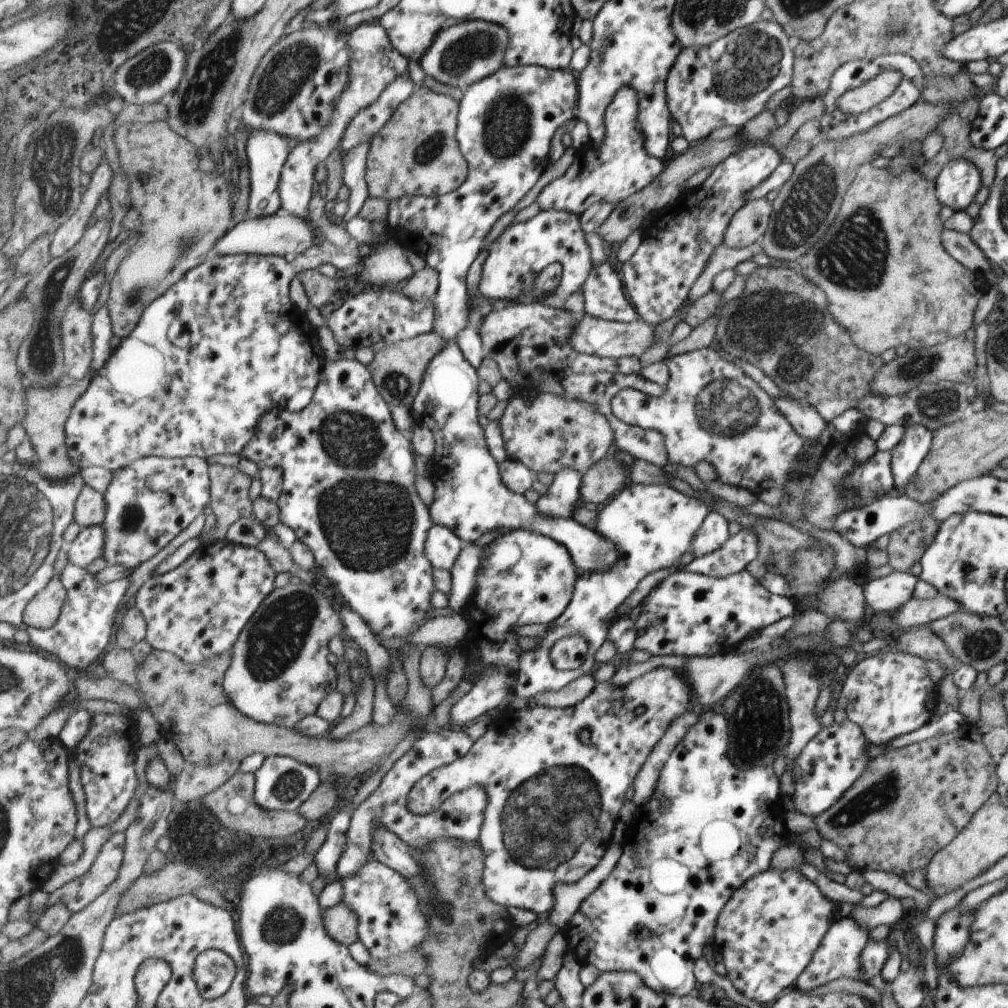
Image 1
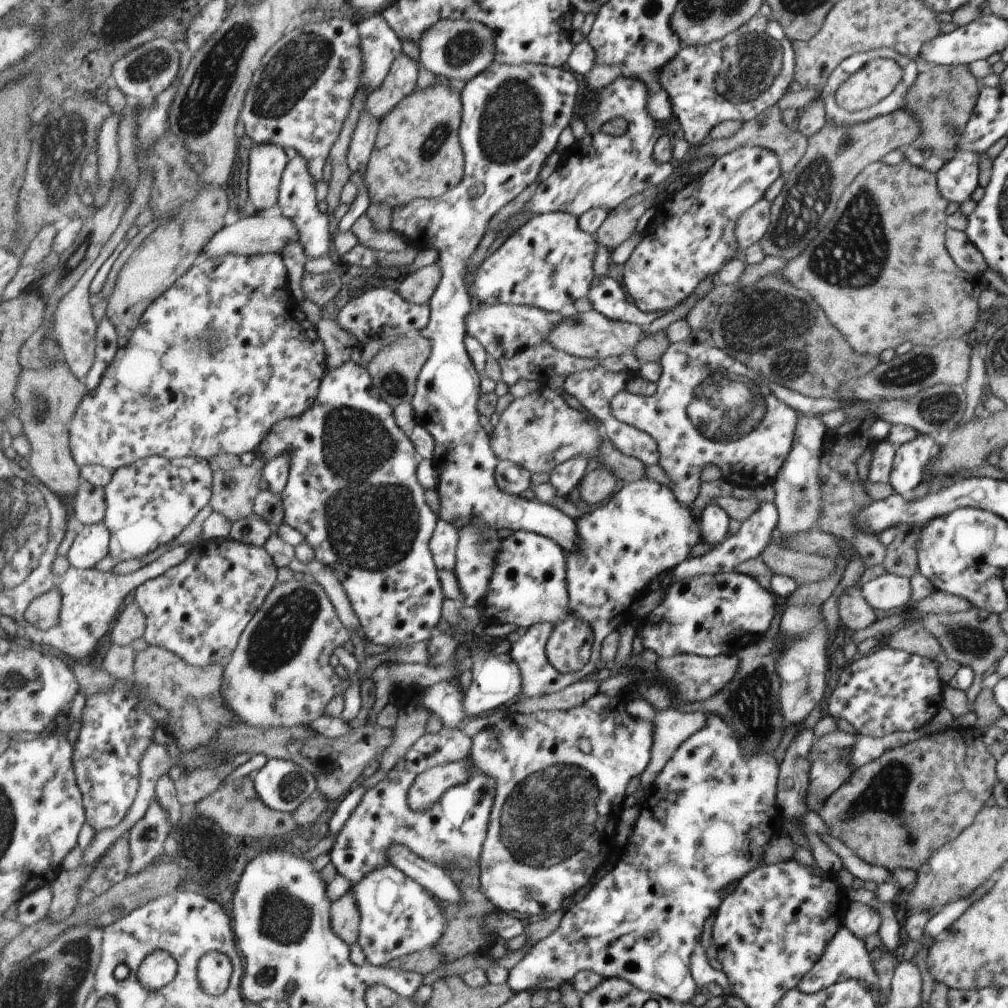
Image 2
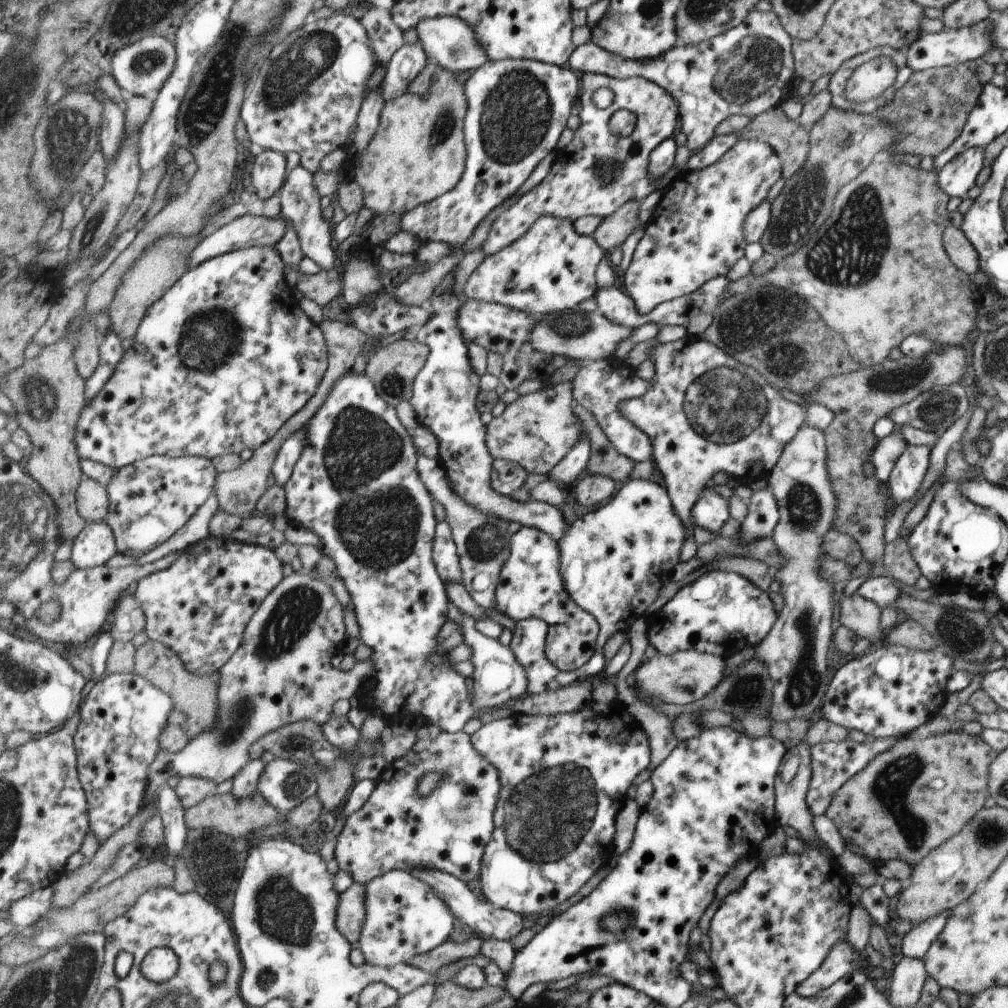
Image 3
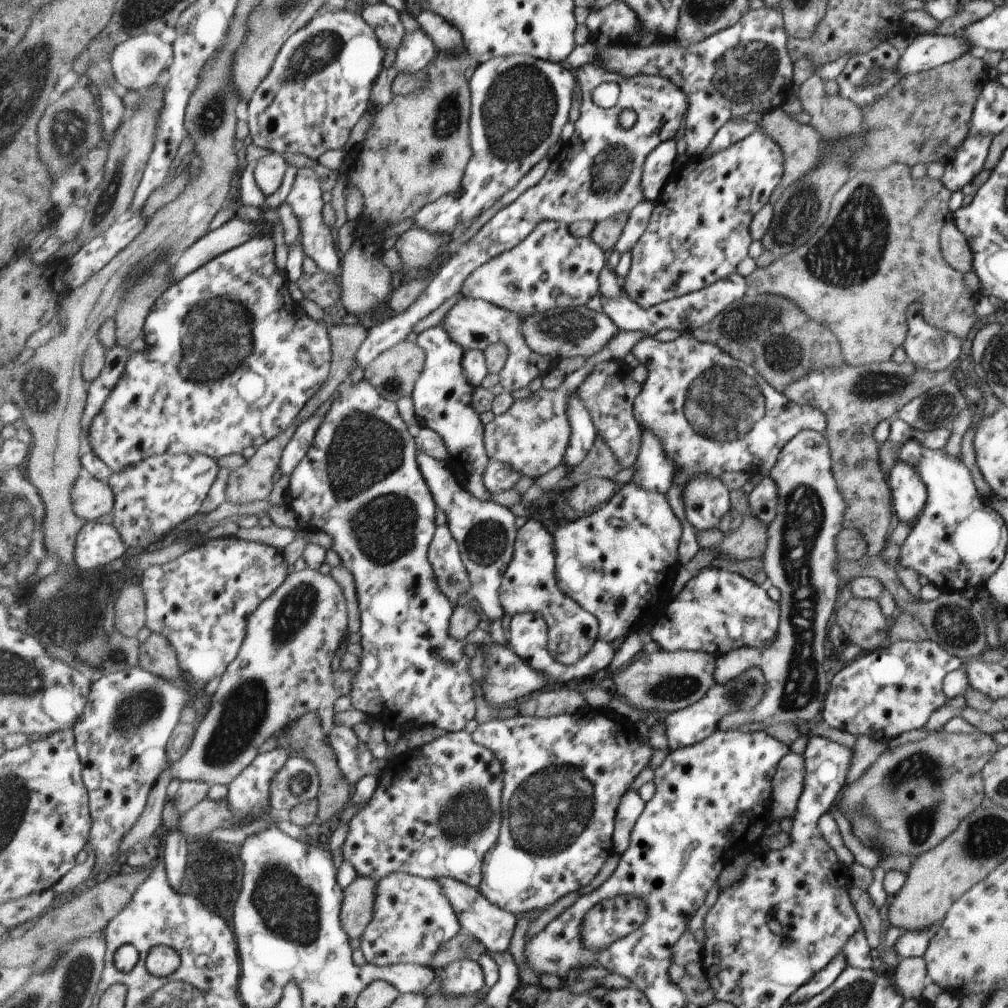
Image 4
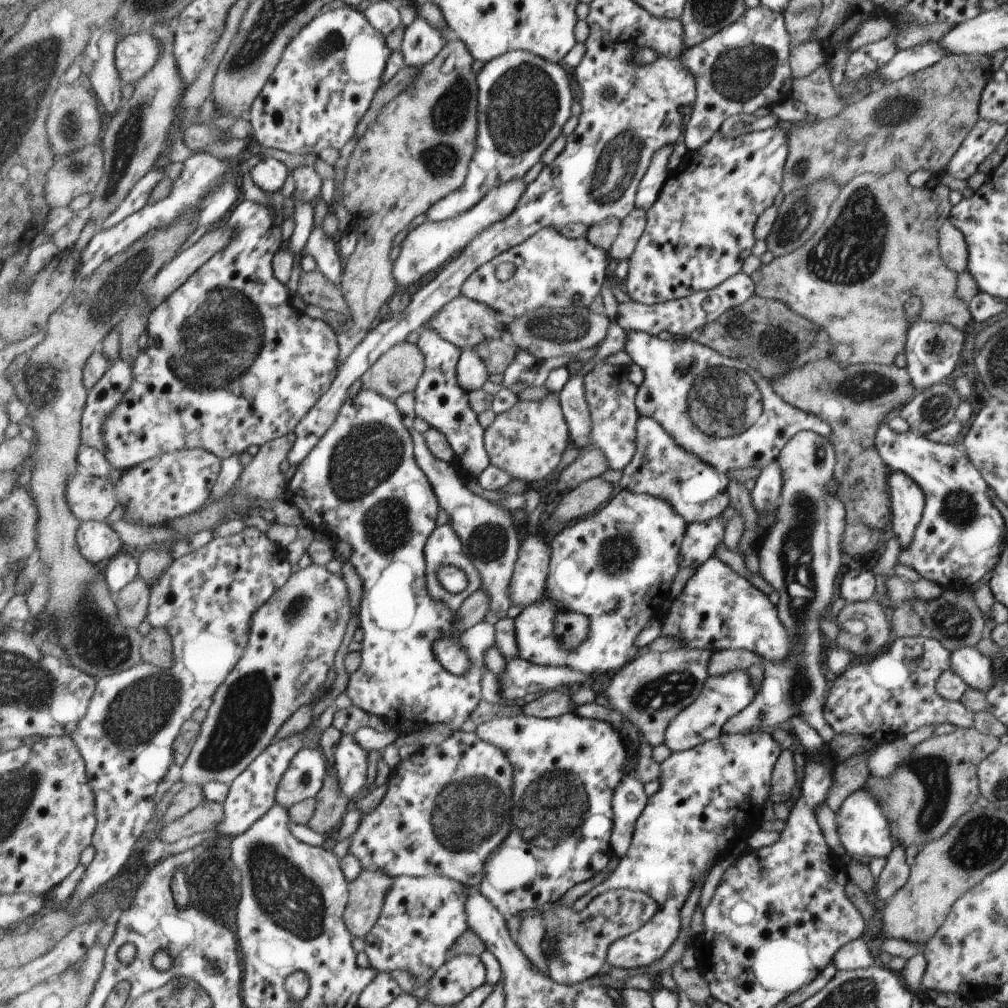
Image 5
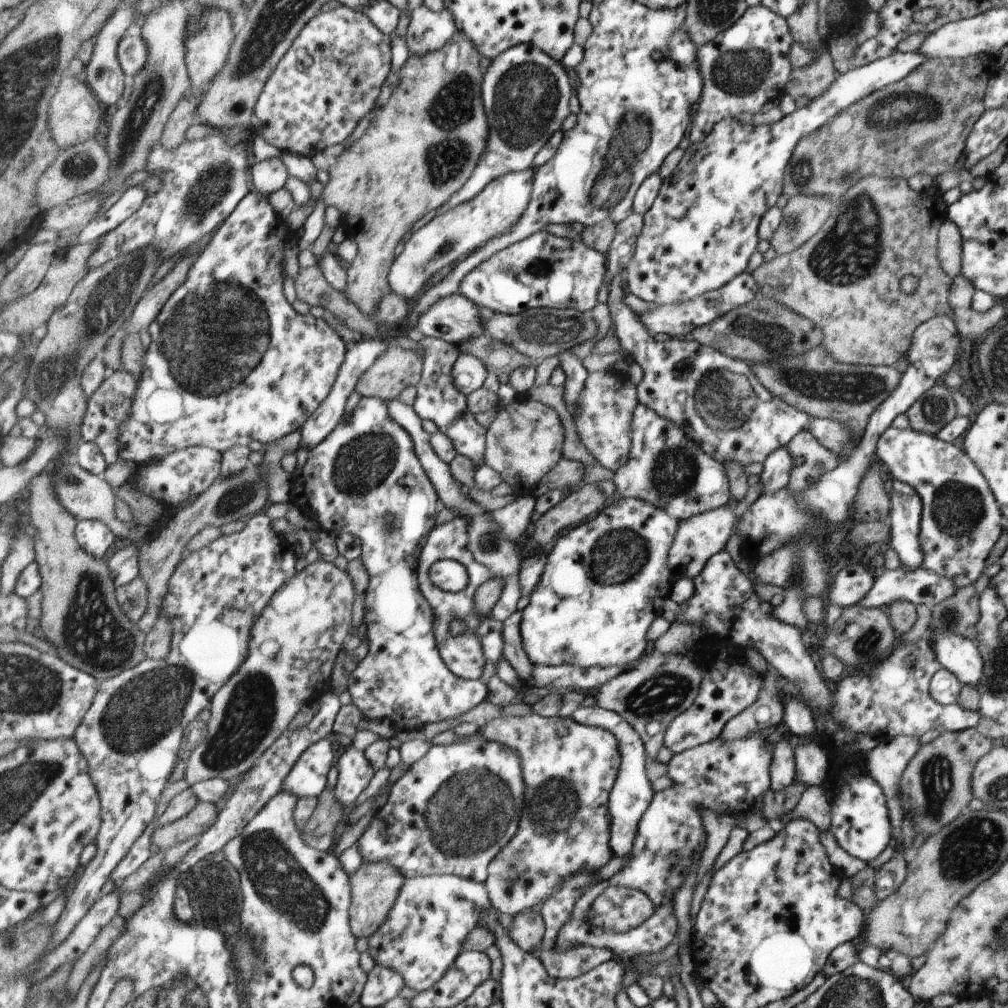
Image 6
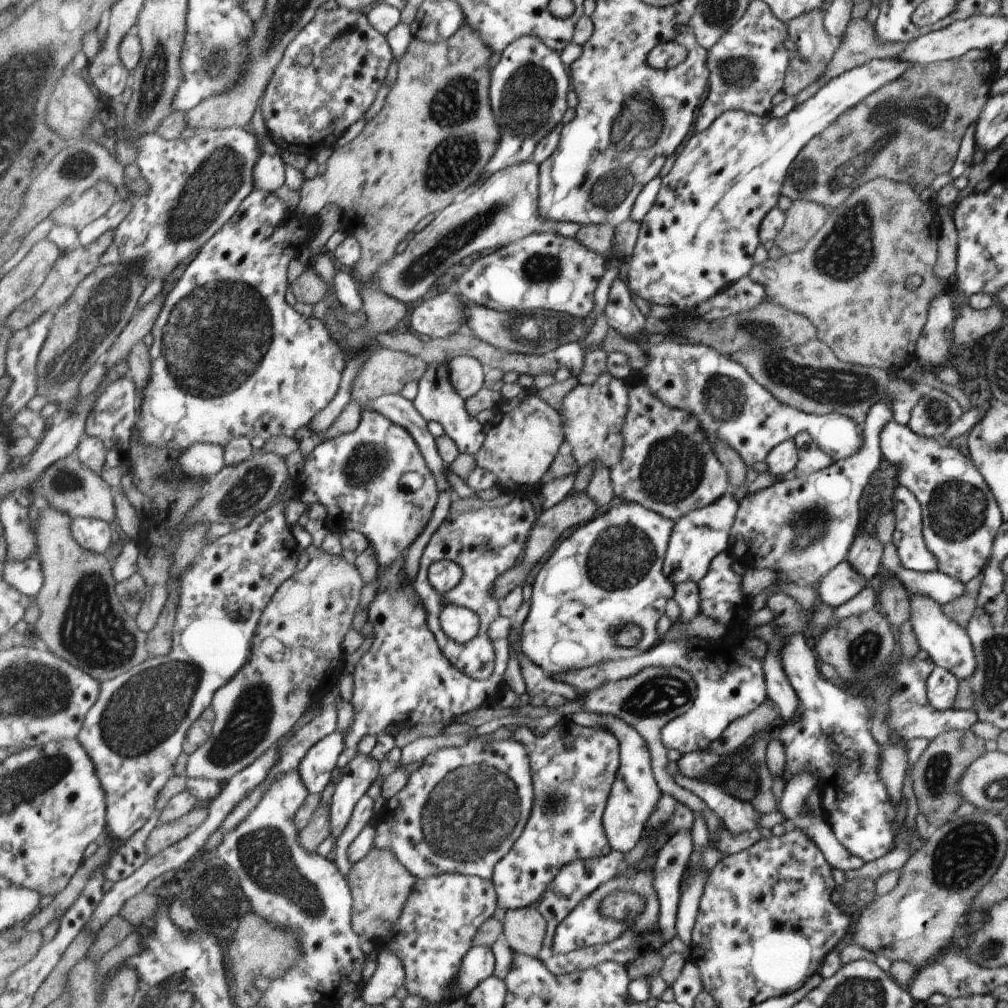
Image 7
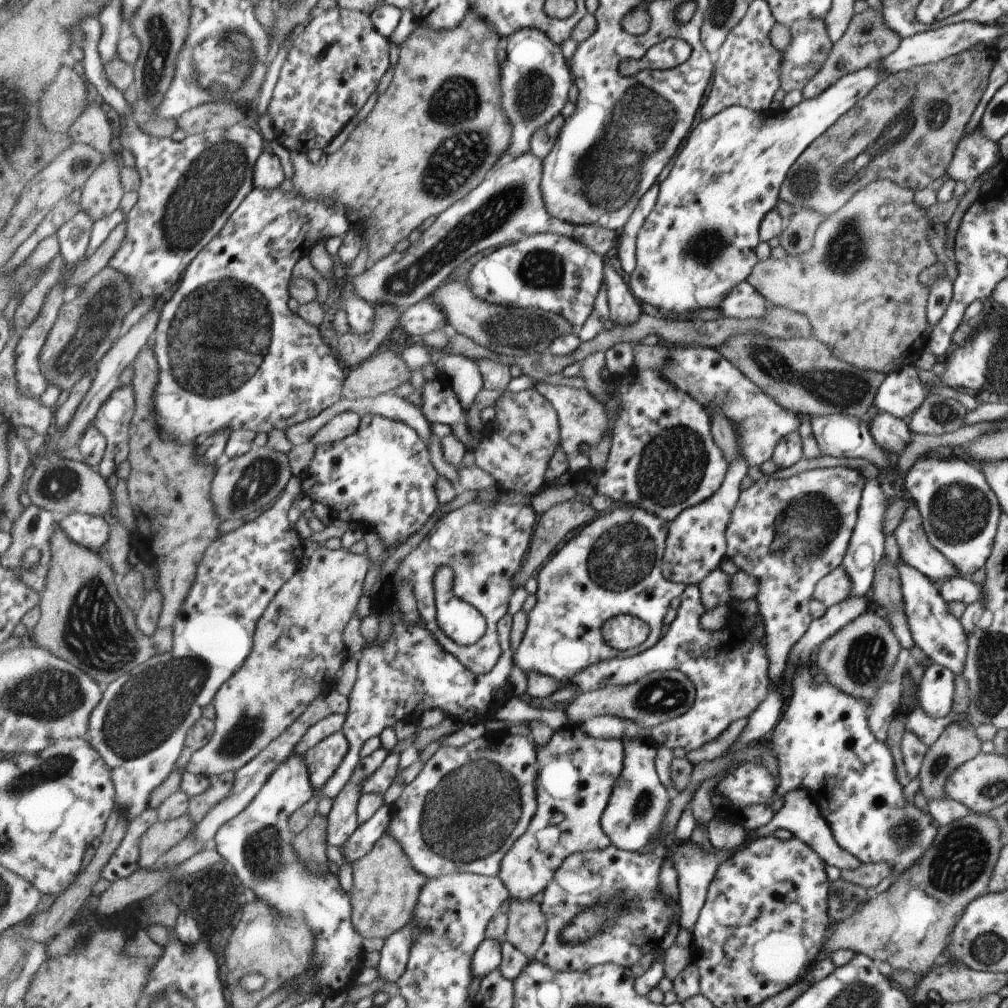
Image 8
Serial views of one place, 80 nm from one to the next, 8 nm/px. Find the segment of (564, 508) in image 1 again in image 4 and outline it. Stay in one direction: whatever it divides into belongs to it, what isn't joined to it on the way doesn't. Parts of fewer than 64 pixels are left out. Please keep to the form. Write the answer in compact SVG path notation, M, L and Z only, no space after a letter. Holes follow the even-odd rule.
M577 394L569 401L568 417L572 426L572 439L564 458L564 464L568 467L567 473L587 458L599 436L591 413Z

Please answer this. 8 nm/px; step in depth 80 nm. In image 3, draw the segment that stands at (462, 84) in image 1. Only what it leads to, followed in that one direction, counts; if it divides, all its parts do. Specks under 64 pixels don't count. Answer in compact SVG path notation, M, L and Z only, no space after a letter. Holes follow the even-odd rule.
M435 17L423 19L418 24L418 38L424 47L428 62L434 69L442 66L451 72L473 72L489 62L487 49L478 41L475 29L459 17Z

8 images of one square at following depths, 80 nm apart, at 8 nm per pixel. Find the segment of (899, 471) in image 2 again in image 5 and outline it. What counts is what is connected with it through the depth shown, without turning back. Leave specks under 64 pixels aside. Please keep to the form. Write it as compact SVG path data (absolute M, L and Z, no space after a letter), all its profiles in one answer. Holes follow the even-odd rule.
M895 471L890 476L891 524L889 534L898 538L901 554L909 547L925 509L925 493L906 474Z

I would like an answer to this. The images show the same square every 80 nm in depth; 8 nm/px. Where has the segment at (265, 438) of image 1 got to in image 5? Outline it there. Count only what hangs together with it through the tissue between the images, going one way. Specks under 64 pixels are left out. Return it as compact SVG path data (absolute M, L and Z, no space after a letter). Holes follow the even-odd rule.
M361 389L355 398L347 398L344 405L341 407L340 413L337 415L335 422L329 427L325 436L317 443L317 446L311 451L311 454L296 468L295 474L288 483L288 490L291 496L289 501L297 506L302 512L304 520L311 525L314 530L327 532L338 537L339 542L348 543L354 551L348 558L349 562L355 566L361 580L363 580L363 596L358 612L360 618L360 627L362 628L363 640L362 643L362 663L356 673L352 673L348 682L346 693L352 698L353 705L366 710L369 714L380 716L388 725L389 719L395 720L401 714L407 718L417 720L423 714L423 720L419 720L419 724L442 724L443 727L448 727L452 730L460 730L461 726L471 718L471 714L477 710L477 706L481 704L481 676L485 672L485 652L487 648L491 648L493 644L497 644L495 640L494 624L479 623L474 626L469 632L462 636L462 644L472 660L473 667L466 675L456 675L450 670L441 666L441 662L435 658L433 654L433 644L435 640L449 635L452 632L452 610L437 597L431 594L428 587L428 566L426 561L426 546L430 536L434 534L437 528L437 514L439 514L438 496L435 494L434 488L430 483L426 472L423 472L421 465L418 463L416 454L414 453L415 440L414 436L409 434L408 426L402 412L395 406L395 401L389 400L373 389Z

